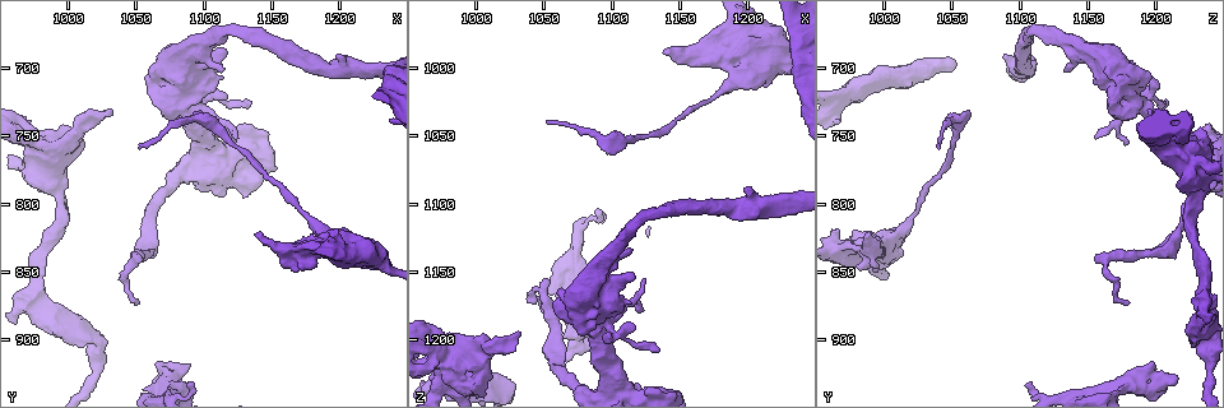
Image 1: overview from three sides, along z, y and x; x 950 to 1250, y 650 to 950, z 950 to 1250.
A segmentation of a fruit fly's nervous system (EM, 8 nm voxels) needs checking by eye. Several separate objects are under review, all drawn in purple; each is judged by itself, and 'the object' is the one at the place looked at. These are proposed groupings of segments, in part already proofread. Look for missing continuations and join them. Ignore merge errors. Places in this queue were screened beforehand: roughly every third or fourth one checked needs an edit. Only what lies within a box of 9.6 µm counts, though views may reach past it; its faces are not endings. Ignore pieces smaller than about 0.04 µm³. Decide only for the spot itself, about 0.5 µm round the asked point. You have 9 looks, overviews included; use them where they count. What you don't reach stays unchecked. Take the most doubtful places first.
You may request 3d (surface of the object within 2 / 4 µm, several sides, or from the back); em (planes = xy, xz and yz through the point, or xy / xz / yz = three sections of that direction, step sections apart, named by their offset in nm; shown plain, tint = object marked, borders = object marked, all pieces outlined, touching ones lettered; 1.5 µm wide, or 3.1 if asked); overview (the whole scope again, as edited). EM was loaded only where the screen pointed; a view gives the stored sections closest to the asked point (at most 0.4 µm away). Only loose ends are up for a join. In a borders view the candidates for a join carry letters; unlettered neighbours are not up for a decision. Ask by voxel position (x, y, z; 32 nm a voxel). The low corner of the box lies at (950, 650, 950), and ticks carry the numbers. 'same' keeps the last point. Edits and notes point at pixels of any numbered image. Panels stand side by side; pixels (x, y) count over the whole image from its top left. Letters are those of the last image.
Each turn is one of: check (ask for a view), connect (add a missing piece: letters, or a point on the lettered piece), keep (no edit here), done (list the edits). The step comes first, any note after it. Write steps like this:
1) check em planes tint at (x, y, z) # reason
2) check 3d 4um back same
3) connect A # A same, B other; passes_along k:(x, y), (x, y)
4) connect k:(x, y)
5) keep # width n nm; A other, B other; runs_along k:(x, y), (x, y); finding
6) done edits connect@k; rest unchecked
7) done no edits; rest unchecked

check em xy step 8 borders at (1136, 824, 988) # stops while still wide

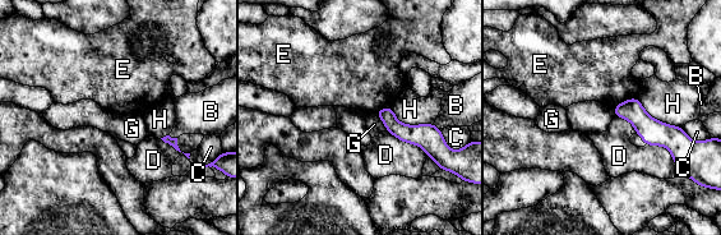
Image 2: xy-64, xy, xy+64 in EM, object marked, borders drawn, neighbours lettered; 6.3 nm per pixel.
keep # B other, C other, D other, E other, G other, H other; none of them fits

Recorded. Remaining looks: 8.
check 3d 4um back at (1050, 874, 1178) # free end

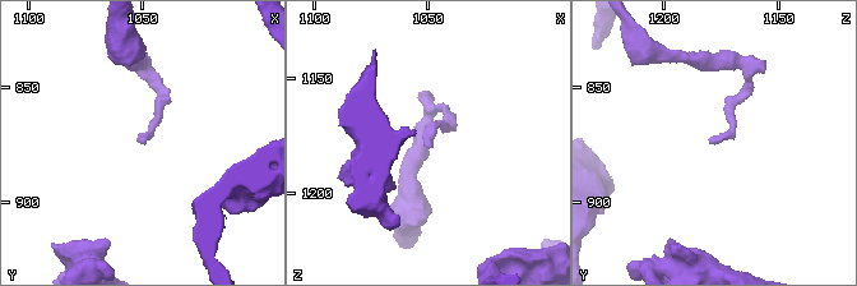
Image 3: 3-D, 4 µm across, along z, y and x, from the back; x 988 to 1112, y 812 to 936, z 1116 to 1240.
check em planes borders at (1050, 874, 1179) # now the EM

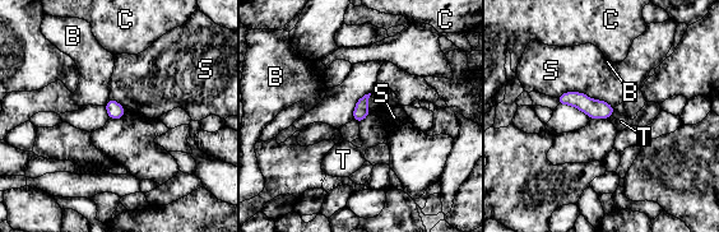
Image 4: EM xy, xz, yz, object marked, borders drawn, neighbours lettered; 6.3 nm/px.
keep # B other, C other, S other, T other; border 4:(370, 114), (360, 123); none of them fits

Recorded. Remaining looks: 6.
check em xz step 4 plain at (1088, 930, 1110) # thin end

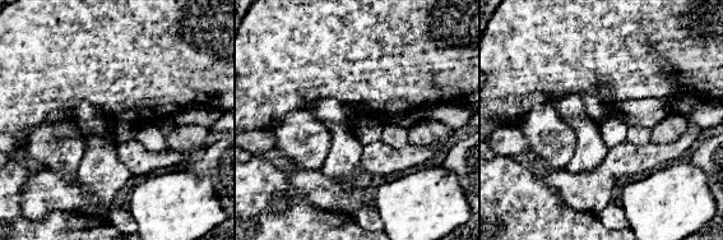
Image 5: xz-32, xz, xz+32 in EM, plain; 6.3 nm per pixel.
check em xz step 4 borders same # see the neighbours

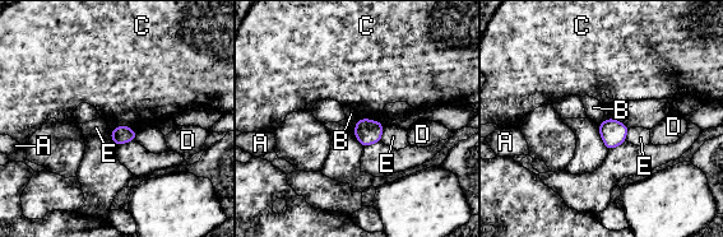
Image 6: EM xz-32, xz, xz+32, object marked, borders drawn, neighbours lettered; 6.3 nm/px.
keep # A other, B other, C other, D other, E other; border 6:(384, 126), (380, 140); none of them fits

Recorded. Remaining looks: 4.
check 3d 4um at (1030, 728, 1196)

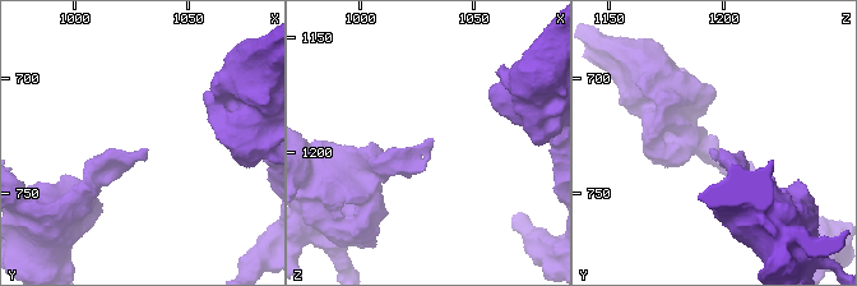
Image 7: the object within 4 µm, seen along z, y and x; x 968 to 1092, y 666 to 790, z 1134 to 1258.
check em planes tint at (1031, 730, 1195) # now the EM

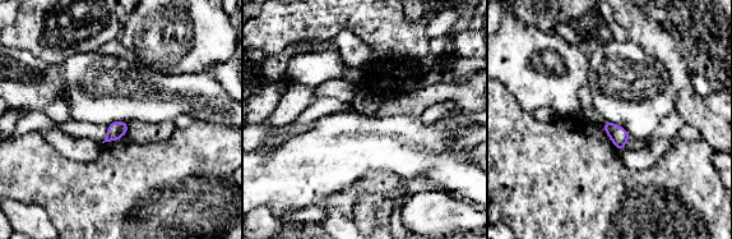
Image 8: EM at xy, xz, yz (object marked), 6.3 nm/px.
check em planes borders same # see the neighbours

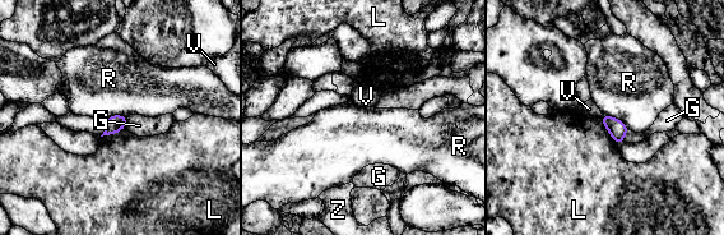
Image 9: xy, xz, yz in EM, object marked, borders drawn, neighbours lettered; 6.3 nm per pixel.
keep # G other, L other, R other, V other, Z other; border 9:(603, 114), (620, 119), (629, 128); no lettered piece goes on from it

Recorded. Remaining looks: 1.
done no edits; rest unchecked

